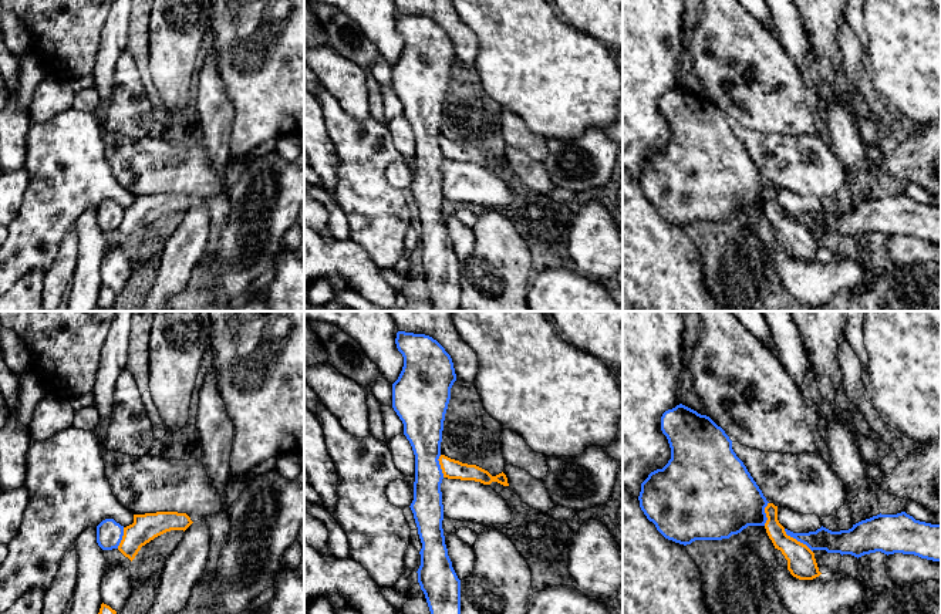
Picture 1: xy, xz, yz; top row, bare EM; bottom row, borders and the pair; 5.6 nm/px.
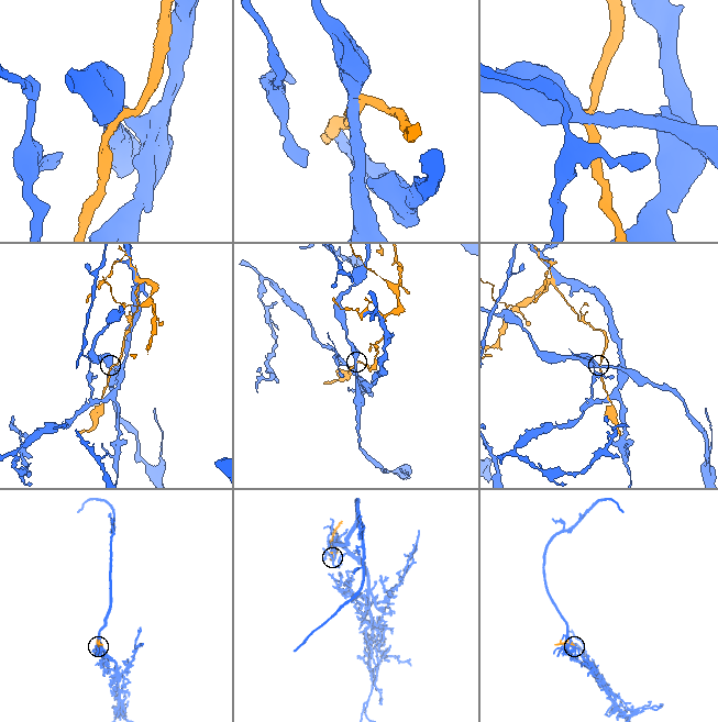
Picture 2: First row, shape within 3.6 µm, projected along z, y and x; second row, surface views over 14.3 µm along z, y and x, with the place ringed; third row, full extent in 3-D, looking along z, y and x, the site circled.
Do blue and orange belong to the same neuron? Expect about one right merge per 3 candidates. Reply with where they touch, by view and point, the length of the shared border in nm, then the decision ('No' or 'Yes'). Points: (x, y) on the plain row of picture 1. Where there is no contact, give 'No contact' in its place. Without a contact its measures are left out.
Touches blue at yz (798, 222). Shared border 220 nm. No

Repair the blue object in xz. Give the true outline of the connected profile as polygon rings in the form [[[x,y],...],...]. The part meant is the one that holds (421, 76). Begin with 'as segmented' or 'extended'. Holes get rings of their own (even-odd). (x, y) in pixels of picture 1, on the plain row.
as segmented; [[[398,13],[395,26],[404,38],[404,48],[392,65],[392,90],[415,136],[409,189],[422,225],[418,264],[431,293],[432,311],[459,311],[461,262],[445,226],[443,155],[438,142],[456,55],[451,37],[429,17]]]

